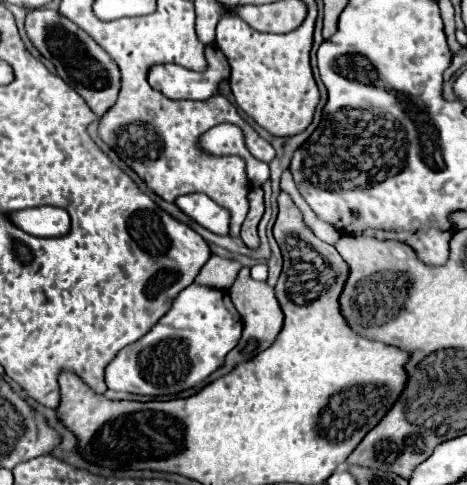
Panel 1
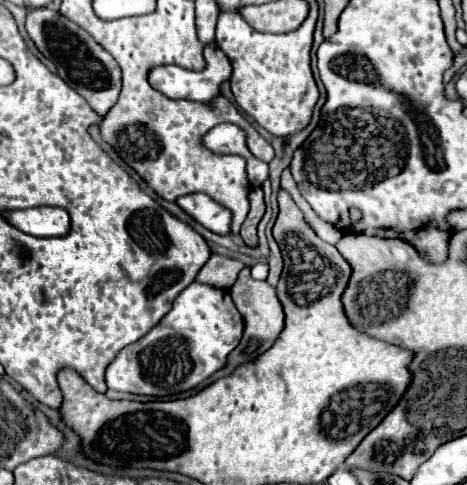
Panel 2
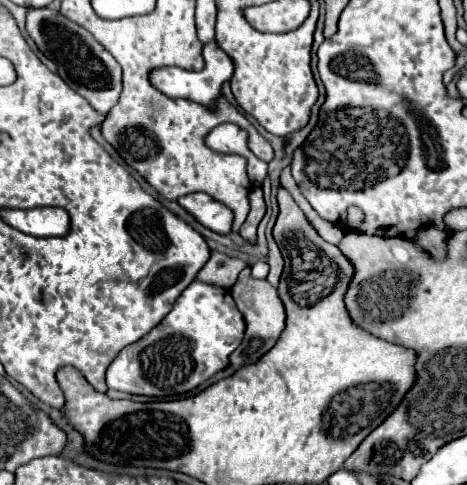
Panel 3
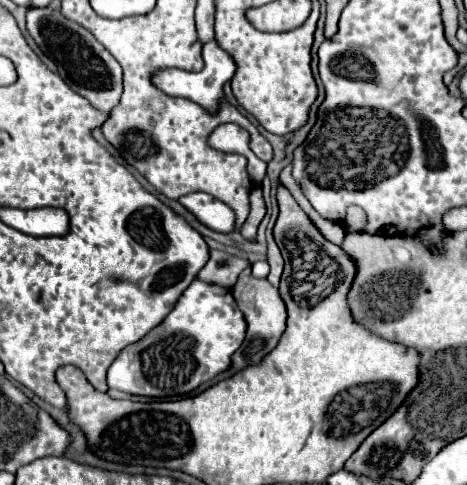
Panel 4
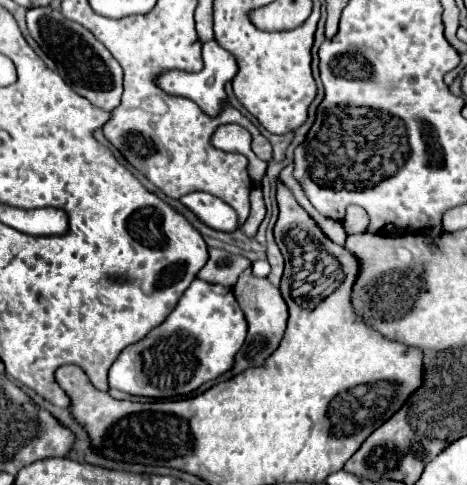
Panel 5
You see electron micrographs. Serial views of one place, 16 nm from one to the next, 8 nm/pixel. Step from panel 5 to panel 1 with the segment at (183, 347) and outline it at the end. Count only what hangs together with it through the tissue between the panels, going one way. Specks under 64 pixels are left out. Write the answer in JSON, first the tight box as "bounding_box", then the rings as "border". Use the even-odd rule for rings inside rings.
{"bounding_box":[106,284,242,396],"border":[[[190,284],[174,300],[172,310],[166,312],[146,336],[120,350],[108,364],[106,384],[110,390],[144,396],[180,394],[218,370],[224,356],[238,344],[240,334],[242,320],[232,306],[228,292]]]}

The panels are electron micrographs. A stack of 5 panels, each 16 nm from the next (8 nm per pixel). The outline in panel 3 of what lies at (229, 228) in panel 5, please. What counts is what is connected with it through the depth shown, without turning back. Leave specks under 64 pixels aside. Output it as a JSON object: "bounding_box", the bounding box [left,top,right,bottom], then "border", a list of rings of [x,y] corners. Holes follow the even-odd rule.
{"bounding_box":[178,192,232,234],"border":[[[204,192],[182,196],[178,200],[178,204],[188,214],[192,214],[202,226],[210,228],[212,232],[218,232],[218,234],[228,234],[230,232],[230,226],[232,226],[232,210],[228,210],[224,204],[212,200]]]}

